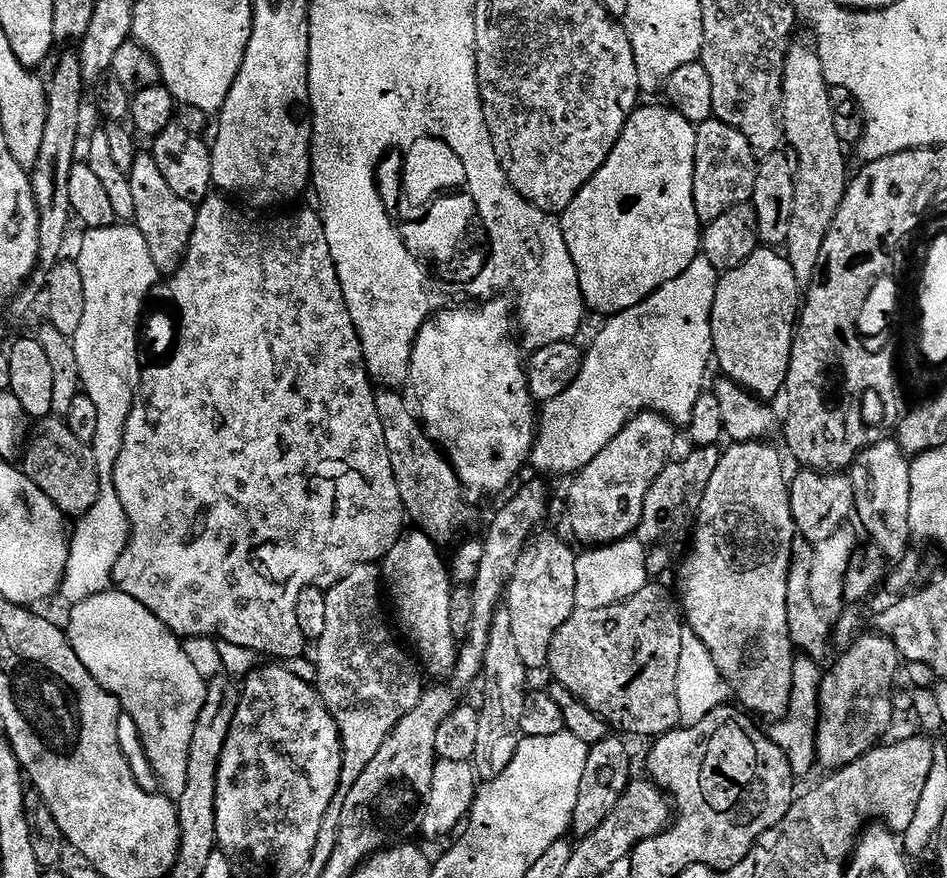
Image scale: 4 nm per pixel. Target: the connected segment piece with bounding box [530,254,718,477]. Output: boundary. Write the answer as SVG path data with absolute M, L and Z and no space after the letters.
M697 254L678 278L666 282L638 306L617 312L603 321L600 333L586 348L580 369L568 389L539 409L538 427L534 432L530 464L540 472L557 472L571 477L592 461L632 417L642 411L658 412L673 425L687 426L691 410L705 391L704 375L714 360L712 351L712 302L718 283L718 270L708 258Z

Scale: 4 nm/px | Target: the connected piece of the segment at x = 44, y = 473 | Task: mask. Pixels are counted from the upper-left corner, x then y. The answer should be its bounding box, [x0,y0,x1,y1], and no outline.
[22,414,101,514]

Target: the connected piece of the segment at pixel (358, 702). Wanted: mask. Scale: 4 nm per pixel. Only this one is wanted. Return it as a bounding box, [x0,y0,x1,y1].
[314,564,426,793]

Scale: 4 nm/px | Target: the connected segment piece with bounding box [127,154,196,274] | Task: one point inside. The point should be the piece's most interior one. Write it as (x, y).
(166, 221)

